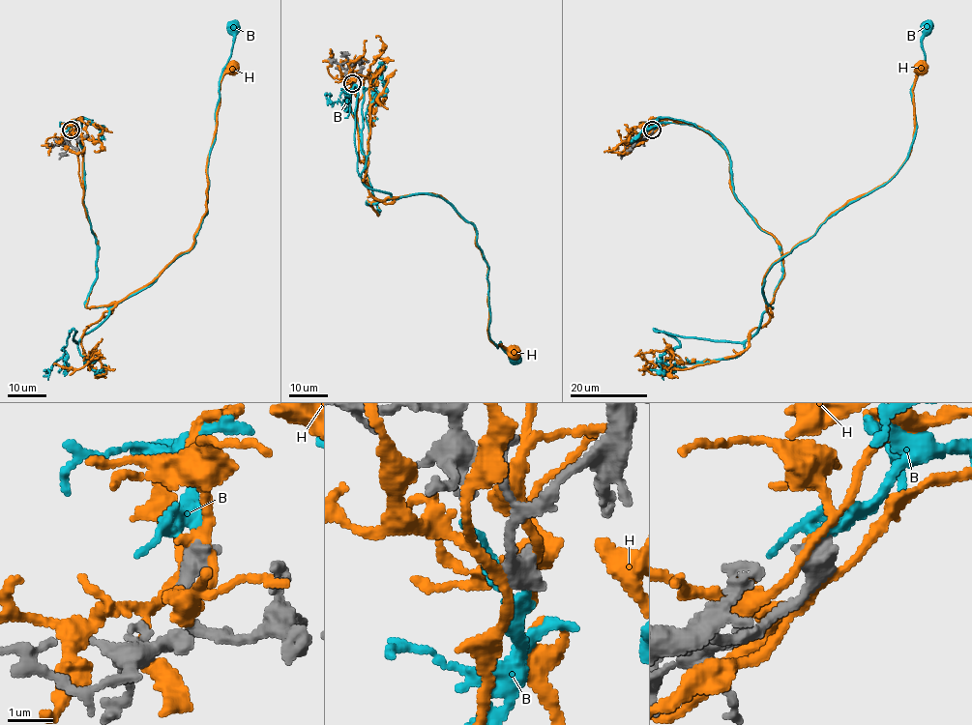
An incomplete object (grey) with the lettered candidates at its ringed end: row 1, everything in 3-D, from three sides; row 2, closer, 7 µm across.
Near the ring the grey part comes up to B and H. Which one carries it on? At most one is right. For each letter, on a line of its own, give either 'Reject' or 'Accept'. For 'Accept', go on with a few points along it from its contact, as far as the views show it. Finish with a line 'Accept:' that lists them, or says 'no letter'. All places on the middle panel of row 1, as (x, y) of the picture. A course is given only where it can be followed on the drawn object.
B: Accept. Its course: (352, 83), (348, 110), (377, 214), (368, 204), (431, 193), (475, 227), (488, 266), (489, 336), (515, 361)
H: Reject
Accept: B

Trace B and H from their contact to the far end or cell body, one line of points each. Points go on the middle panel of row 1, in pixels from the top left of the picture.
B: (352, 83), (348, 110), (377, 214), (368, 204), (431, 193), (475, 227), (488, 266), (489, 336), (515, 361)
H: (352, 82), (377, 215), (367, 201), (435, 193), (473, 224), (487, 266), (488, 336), (518, 354)

